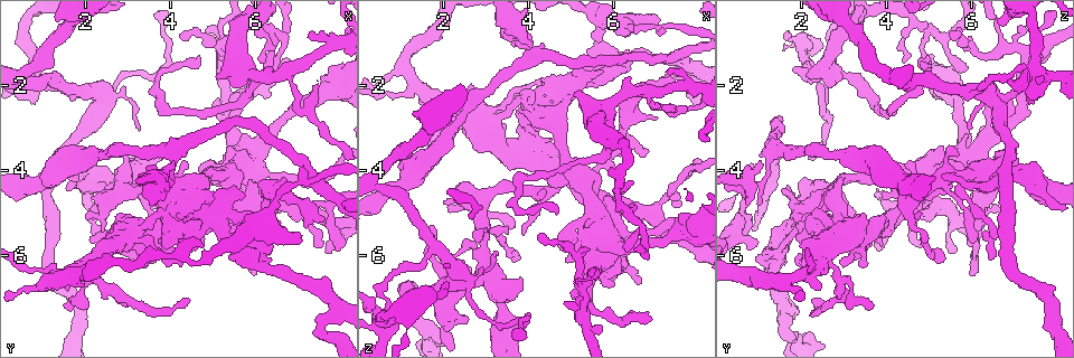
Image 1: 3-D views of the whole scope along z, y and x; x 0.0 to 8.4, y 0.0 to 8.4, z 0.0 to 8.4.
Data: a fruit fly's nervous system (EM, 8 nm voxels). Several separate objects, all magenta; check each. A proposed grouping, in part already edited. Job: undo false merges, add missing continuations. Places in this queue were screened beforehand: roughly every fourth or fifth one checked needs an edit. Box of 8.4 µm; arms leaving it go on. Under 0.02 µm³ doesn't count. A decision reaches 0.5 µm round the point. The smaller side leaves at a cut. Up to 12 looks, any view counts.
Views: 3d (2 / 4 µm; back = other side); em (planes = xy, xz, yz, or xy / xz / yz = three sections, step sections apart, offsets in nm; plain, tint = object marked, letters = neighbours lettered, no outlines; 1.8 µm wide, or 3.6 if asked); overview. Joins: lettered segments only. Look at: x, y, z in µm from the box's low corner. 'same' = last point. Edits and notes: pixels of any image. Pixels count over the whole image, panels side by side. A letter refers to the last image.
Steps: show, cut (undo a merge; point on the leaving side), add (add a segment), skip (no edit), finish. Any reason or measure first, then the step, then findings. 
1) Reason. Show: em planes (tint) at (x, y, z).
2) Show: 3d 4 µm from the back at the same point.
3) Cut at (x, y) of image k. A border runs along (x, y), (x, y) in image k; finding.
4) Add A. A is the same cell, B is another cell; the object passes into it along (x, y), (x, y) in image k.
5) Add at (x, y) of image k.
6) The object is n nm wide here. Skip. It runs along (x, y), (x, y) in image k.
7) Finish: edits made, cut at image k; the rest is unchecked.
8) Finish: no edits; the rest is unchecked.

Show: em 3.6 µm planes (letters) at (5.75, 3.75, 5.75).

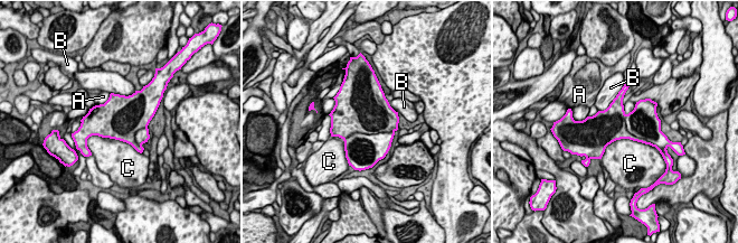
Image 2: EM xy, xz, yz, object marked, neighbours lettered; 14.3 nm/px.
The object is 480 nm wide here. Skip. A, B and C are other cells; a border runs along (86, 139), (119, 139), (141, 153) in image 2; one cell here.

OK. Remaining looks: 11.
Sudden change in width. Show: 3d 2 µm from the back at (6.00, 5.20, 1.70).

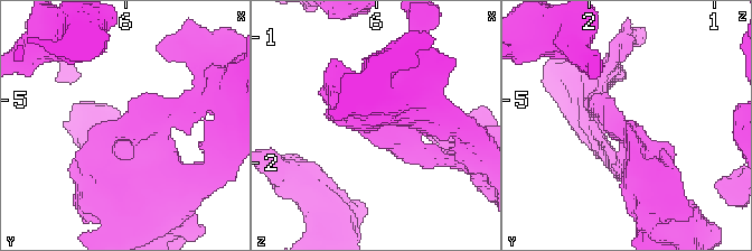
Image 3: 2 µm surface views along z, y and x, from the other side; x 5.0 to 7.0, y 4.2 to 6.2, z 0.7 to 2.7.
Show: em planes (letters) at (6.04, 5.24, 1.66).

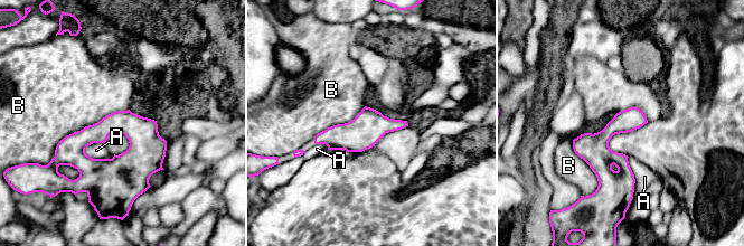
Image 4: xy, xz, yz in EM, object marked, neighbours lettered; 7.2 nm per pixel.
Skip. A and B are other cells; a border runs along (129, 109), (65, 135), (52, 158) in image 4; all the same cell.

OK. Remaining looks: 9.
Thick turns thin. Show: em planes (tint) at (4.00, 5.15, 2.80).

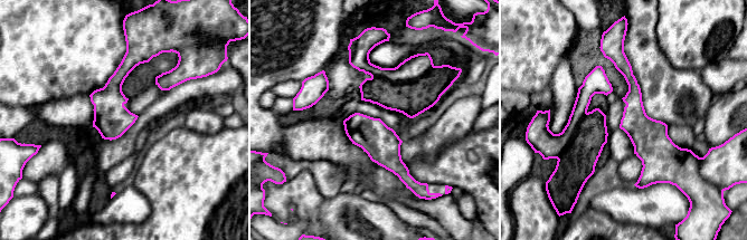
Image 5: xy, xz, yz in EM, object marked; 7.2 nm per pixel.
Show: em planes (letters) at the same point.

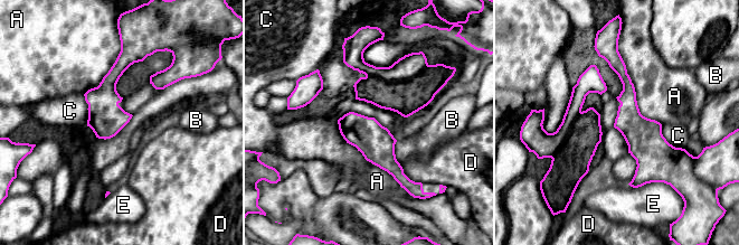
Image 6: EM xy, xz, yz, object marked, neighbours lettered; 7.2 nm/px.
Skip. A, B, C, D and E are other cells; it runs along (614, 55), (643, 135), (635, 185) in image 6; all the same cell.

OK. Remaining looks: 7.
Abrupt turn. Show: 3d 2 µm at (3.75, 1.80, 4.85).

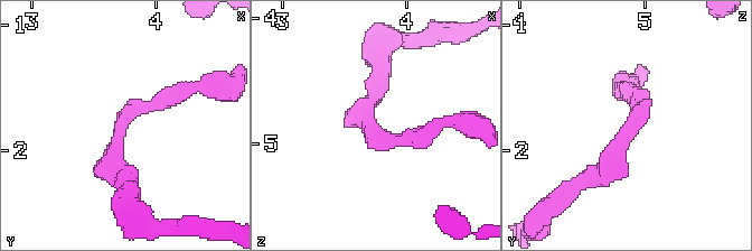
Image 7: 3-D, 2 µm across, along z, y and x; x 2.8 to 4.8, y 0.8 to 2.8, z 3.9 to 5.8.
Show: em xy step 16 (tint) at (3.72, 1.82, 4.86).

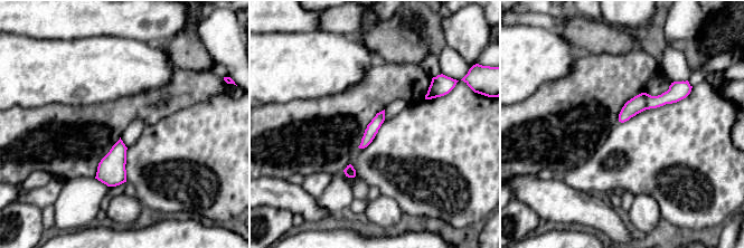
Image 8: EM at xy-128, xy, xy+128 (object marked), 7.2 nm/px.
Show: em planes (letters) at the same point.

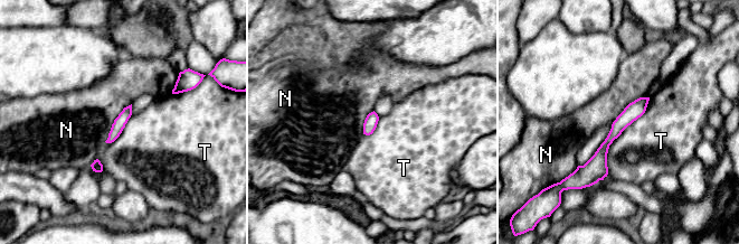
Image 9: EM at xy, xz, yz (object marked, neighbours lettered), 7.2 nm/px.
The longest contact is with T, 650 nm. Skip. N and T are other cells; it runs along (645, 100), (617, 128), (588, 177) in image 9; continuous, no second cell.

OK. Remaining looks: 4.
Abrupt turn. Show: 3d 4 µm at (5.30, 1.40, 7.35).

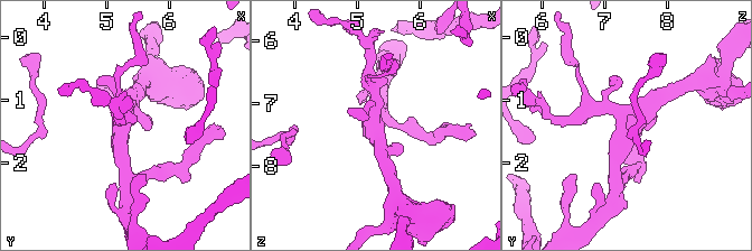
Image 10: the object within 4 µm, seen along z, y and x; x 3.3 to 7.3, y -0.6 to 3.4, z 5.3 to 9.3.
Show: em planes (tint) at (5.25, 1.40, 7.30).

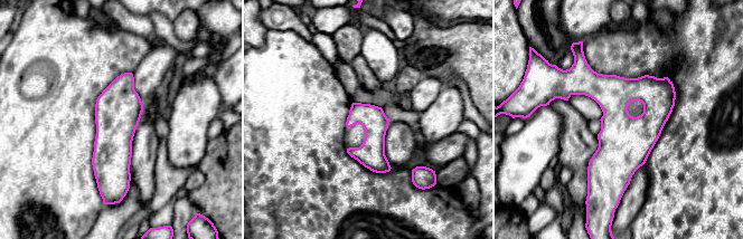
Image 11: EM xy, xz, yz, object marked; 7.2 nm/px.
What lies round it. Show: em planes (letters) at the same point.

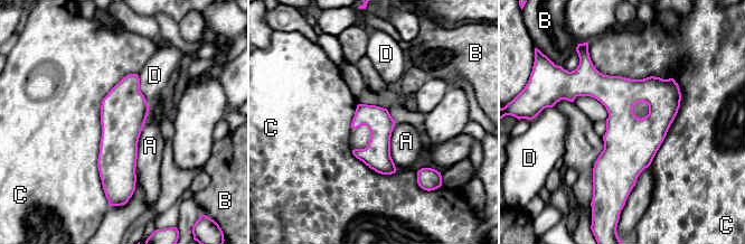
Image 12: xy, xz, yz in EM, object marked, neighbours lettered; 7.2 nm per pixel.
The object is 190 nm wide here. Skip. A, B, C and D are other cells; a border runs along (149, 105), (138, 142), (135, 176) in image 12; all the same cell.

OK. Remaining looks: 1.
Finish: no edits; the rest is unchecked.

